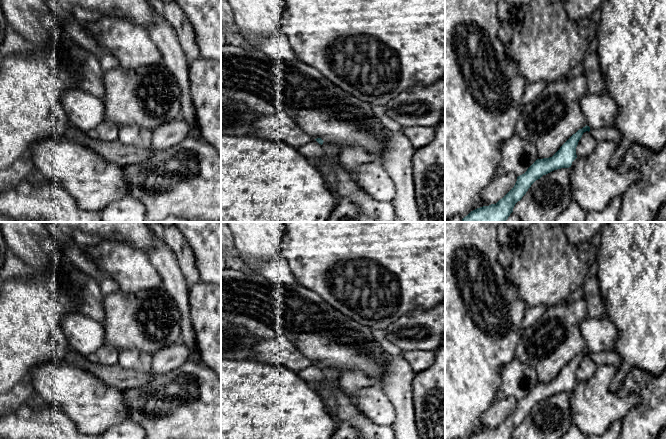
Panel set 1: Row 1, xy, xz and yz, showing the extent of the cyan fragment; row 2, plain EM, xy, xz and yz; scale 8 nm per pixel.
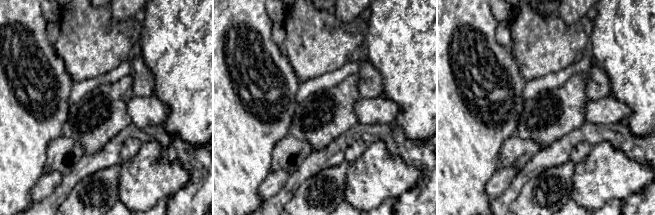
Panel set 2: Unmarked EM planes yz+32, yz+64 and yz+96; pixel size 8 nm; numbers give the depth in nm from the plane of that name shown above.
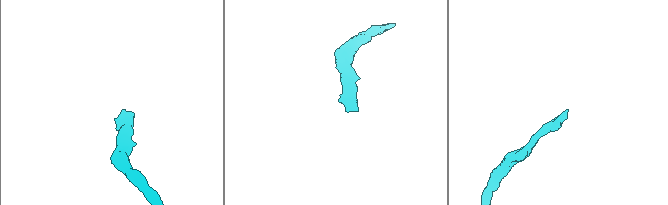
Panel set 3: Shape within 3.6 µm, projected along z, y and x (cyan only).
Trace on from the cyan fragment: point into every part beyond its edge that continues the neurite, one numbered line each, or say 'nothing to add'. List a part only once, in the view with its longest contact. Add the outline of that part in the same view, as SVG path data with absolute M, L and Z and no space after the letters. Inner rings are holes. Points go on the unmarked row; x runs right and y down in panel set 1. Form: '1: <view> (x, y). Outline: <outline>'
1: xz (330, 382). Outline: M323 366L321 370L323 372L323 380L320 384L320 387L315 391L323 400L327 413L329 413L335 419L336 400L334 398L334 390L340 388L339 378L342 372L338 369L326 366Z

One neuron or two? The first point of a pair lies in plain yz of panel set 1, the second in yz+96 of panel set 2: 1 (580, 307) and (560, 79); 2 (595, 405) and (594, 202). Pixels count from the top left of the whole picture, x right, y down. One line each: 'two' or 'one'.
1: two
2: one

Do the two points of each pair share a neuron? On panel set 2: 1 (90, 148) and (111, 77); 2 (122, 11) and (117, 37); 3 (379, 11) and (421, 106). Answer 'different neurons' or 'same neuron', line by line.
1: different neurons
2: different neurons
3: same neuron

